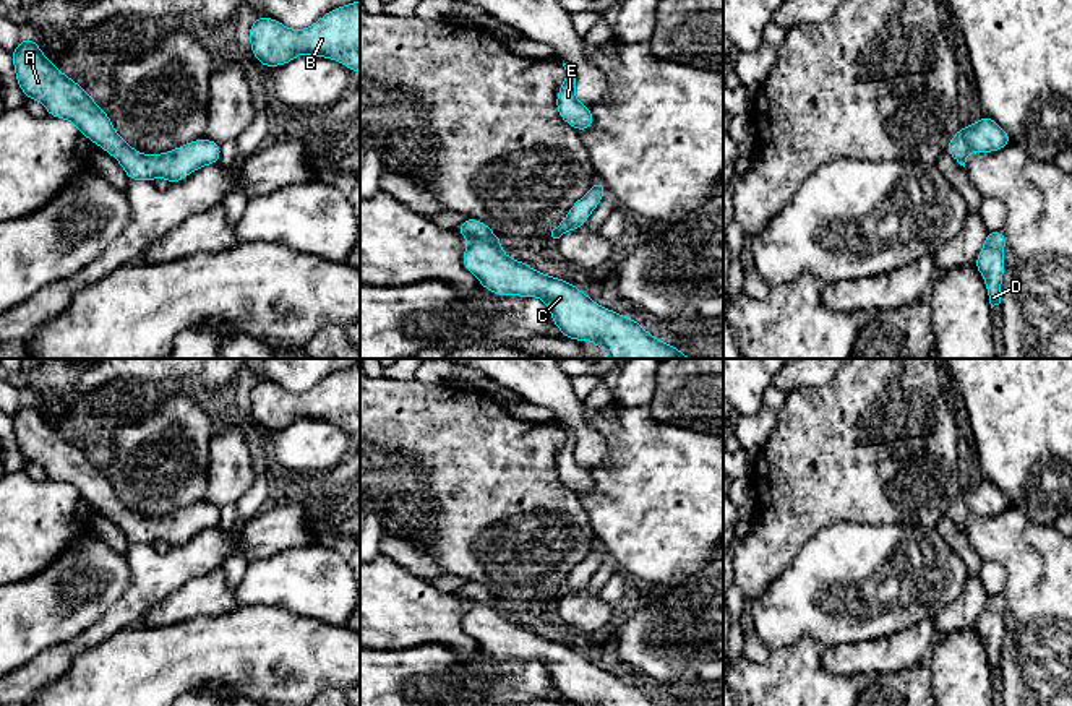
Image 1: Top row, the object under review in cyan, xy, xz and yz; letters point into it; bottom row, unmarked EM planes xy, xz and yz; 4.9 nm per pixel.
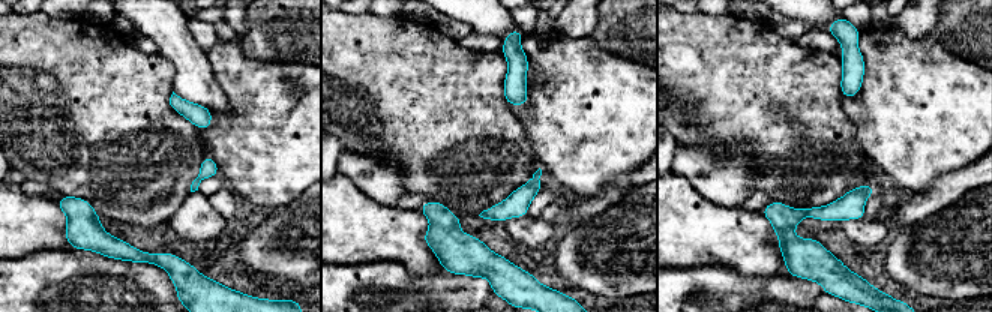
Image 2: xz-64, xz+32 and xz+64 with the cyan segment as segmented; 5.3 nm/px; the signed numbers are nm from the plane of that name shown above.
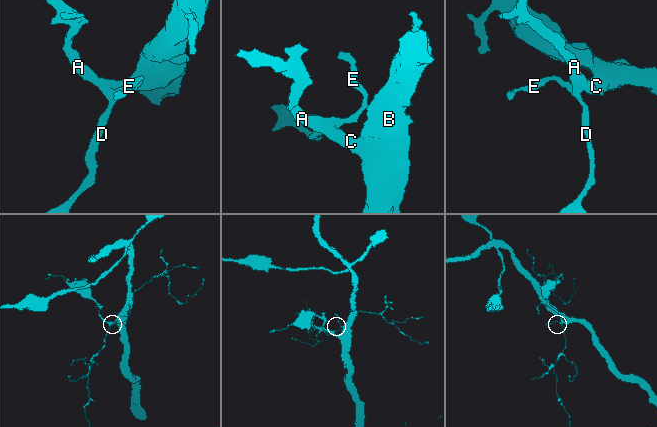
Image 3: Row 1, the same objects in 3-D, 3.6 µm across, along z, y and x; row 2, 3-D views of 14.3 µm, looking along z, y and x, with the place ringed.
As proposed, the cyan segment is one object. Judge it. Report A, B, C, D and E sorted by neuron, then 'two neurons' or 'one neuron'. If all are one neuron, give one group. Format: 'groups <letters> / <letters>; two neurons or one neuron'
groups A B C D E; one neuron

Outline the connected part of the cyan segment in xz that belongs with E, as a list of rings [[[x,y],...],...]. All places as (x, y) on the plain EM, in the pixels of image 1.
[[[563,427],[566,441],[556,459],[556,472],[561,482],[577,495],[589,493],[594,487],[592,474],[576,463],[576,435],[569,427]]]

